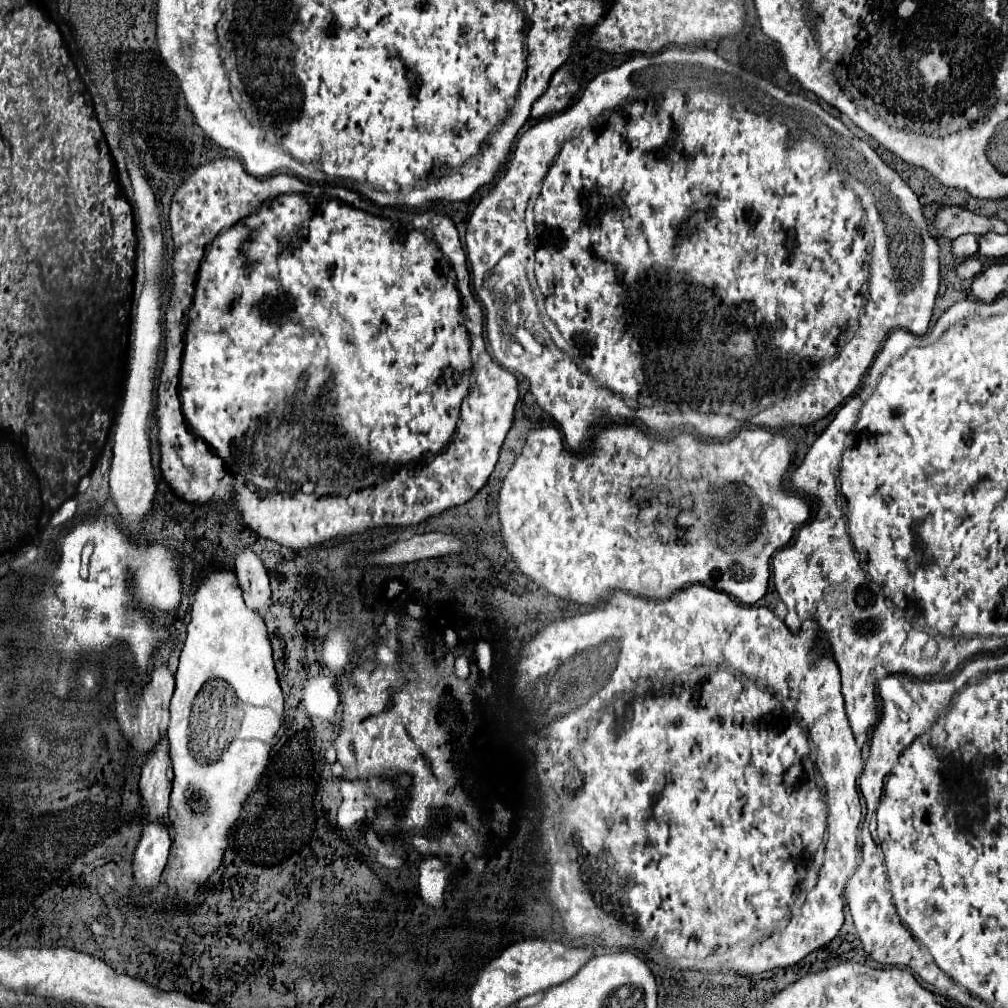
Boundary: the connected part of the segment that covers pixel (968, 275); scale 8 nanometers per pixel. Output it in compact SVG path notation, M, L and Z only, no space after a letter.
M968 257L964 259L958 267L956 267L956 273L960 279L972 279L976 277L978 273L982 271L982 261L978 257Z

